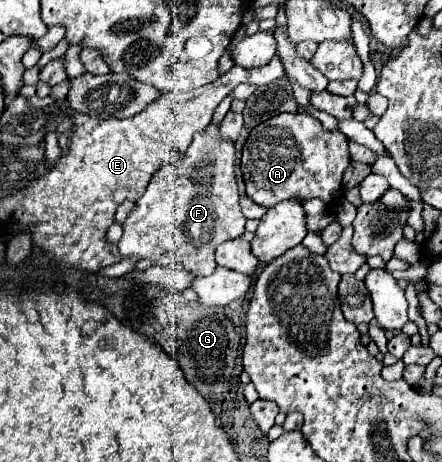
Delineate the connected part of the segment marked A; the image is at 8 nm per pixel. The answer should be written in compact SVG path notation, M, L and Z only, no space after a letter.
M280 113L250 131L242 151L242 173L246 195L262 205L272 207L286 199L306 203L308 199L322 199L334 207L342 193L342 175L350 165L348 139L340 131L328 131L312 115Z

